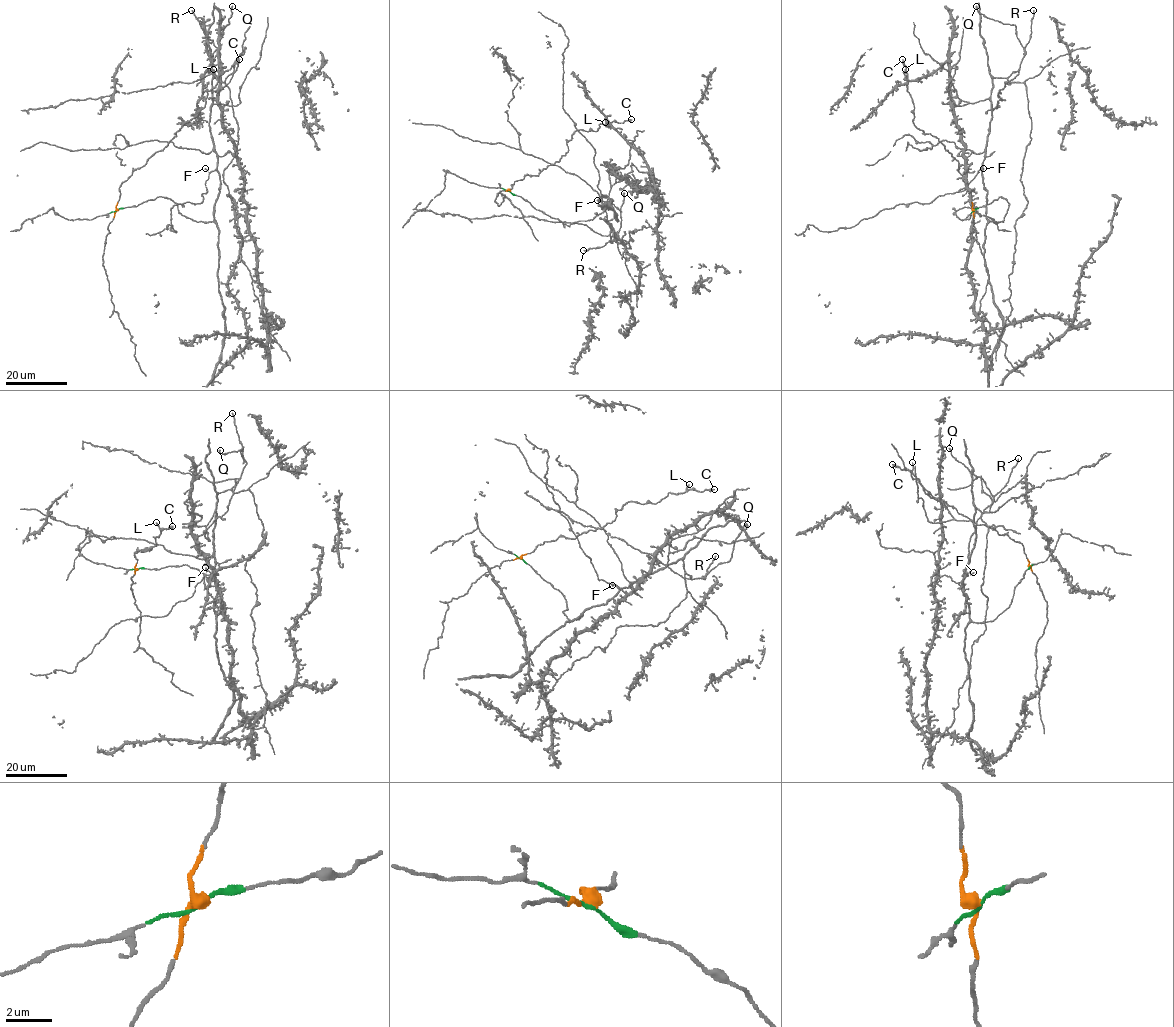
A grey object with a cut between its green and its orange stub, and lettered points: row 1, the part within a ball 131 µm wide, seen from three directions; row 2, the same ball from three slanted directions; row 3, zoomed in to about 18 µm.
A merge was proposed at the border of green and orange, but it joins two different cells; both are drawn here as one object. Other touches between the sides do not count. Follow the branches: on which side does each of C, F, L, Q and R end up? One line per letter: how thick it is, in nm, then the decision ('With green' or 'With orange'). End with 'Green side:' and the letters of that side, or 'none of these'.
C: Thickness 320 nm. With orange
F: Thickness 170 nm. With green
L: Thickness 170 nm. With orange
Q: Thickness 320 nm. With green
R: Thickness 180 nm. With green
Green side: F, Q, R

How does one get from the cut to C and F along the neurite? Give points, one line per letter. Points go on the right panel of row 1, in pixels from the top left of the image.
C: (974, 210), (968, 184), (958, 171), (958, 161), (937, 137), (914, 124), (914, 107), (907, 91), (902, 59)
F: (974, 210), (1000, 196), (1008, 203), (1008, 210), (1002, 221), (986, 218), (987, 190), (978, 171), (983, 168)

